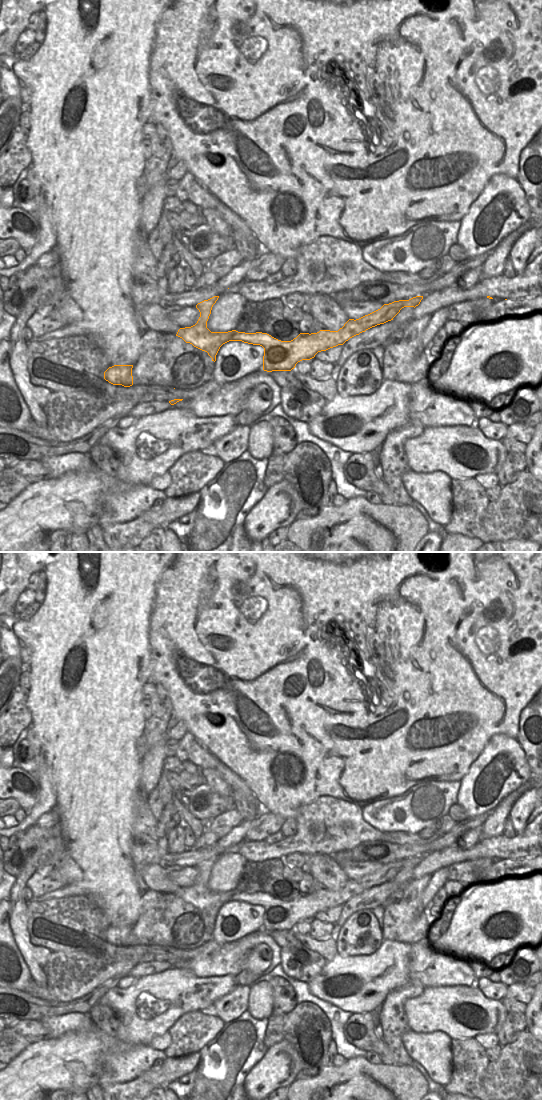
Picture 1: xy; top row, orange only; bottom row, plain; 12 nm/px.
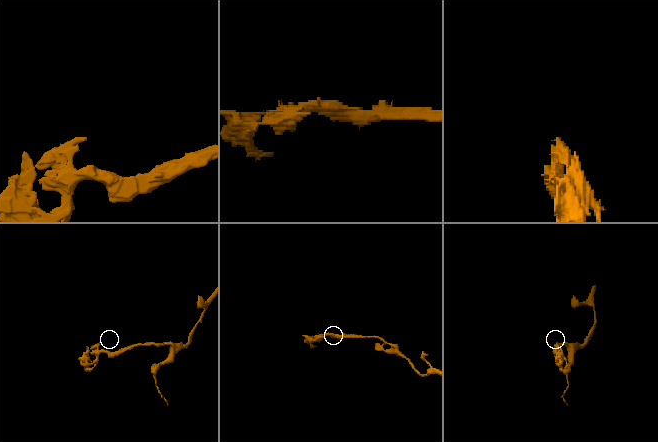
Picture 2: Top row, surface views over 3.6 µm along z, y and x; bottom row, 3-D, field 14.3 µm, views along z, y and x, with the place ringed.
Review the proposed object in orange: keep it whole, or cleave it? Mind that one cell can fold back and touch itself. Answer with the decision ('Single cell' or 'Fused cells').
Single cell

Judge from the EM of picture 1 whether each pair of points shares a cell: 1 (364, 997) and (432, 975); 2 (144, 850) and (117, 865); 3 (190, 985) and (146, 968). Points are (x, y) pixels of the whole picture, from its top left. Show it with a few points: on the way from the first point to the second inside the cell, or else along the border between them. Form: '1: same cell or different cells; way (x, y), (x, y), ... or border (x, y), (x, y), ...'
1: same cell; way (378, 979), (386, 971), (414, 971)
2: different cells; border (131, 836), (131, 859), (135, 865)
3: different cells; border (172, 966), (163, 971), (140, 976), (137, 979)

